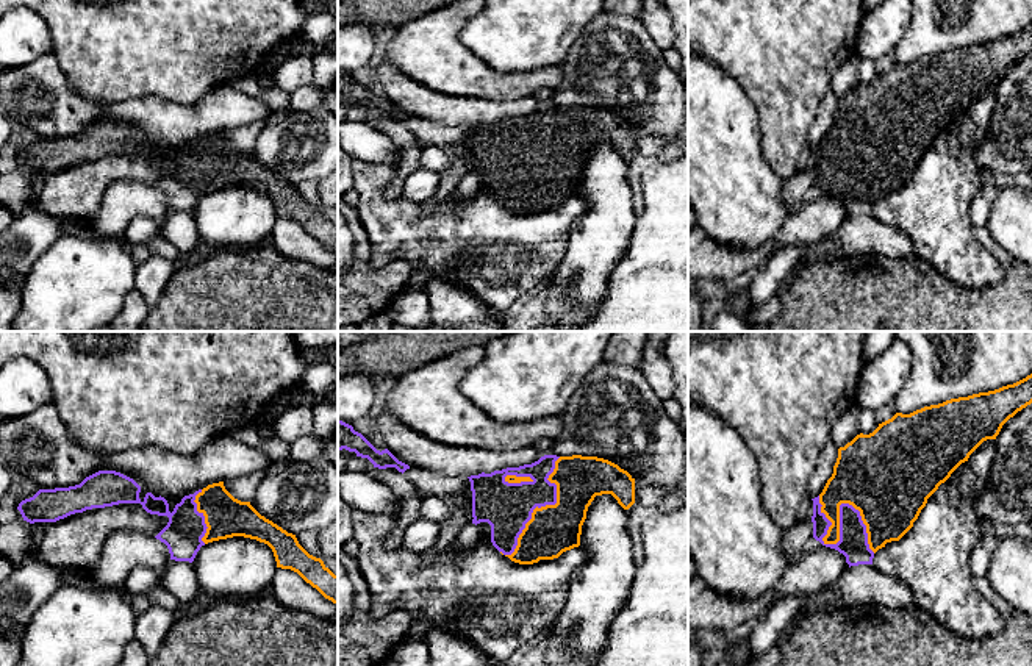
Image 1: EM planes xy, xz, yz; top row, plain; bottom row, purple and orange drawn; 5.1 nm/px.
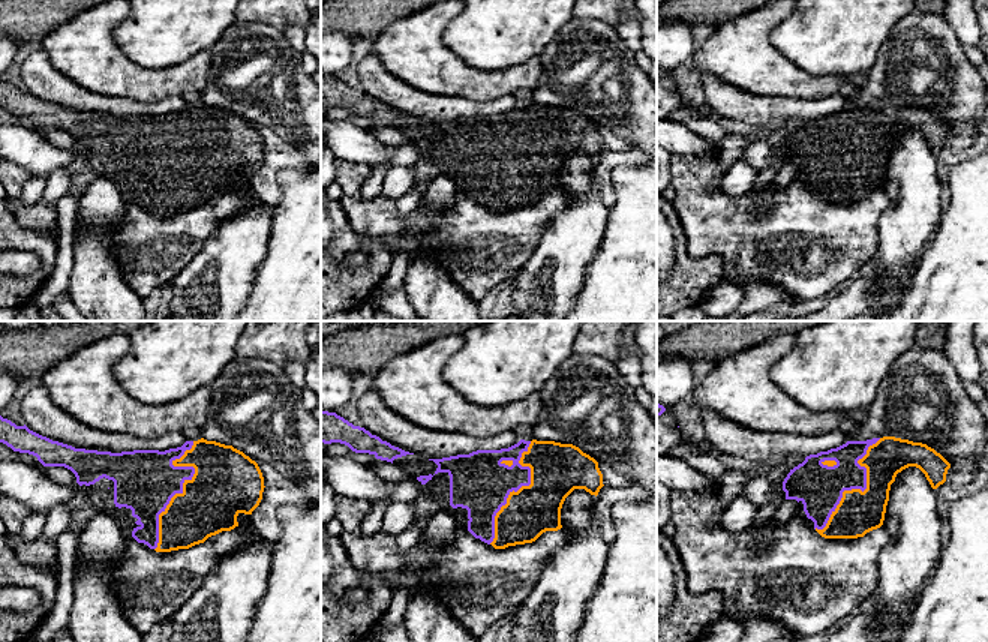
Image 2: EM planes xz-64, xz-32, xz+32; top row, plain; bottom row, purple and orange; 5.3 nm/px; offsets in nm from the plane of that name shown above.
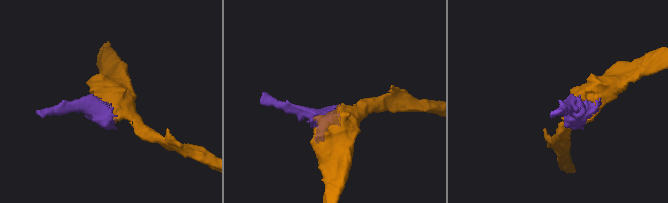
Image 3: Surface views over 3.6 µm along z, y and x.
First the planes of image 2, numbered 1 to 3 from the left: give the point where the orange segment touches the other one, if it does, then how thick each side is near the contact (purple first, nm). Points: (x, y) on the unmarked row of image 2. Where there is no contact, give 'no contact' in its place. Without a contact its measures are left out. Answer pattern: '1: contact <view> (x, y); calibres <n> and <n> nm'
1: contact xz-64 (182, 150); calibres 340 and 360 nm
2: contact xz-32 (517, 153); calibres 320 and 280 nm
3: contact xz+32 (859, 152); calibres 240 and 220 nm

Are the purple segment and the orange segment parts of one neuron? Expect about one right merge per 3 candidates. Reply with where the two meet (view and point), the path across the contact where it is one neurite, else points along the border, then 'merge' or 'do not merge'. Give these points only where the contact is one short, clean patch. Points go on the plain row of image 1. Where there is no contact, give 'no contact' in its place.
yz (840, 172) | merge

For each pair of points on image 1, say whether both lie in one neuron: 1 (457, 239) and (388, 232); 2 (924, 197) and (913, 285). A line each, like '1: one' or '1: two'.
1: one
2: two

